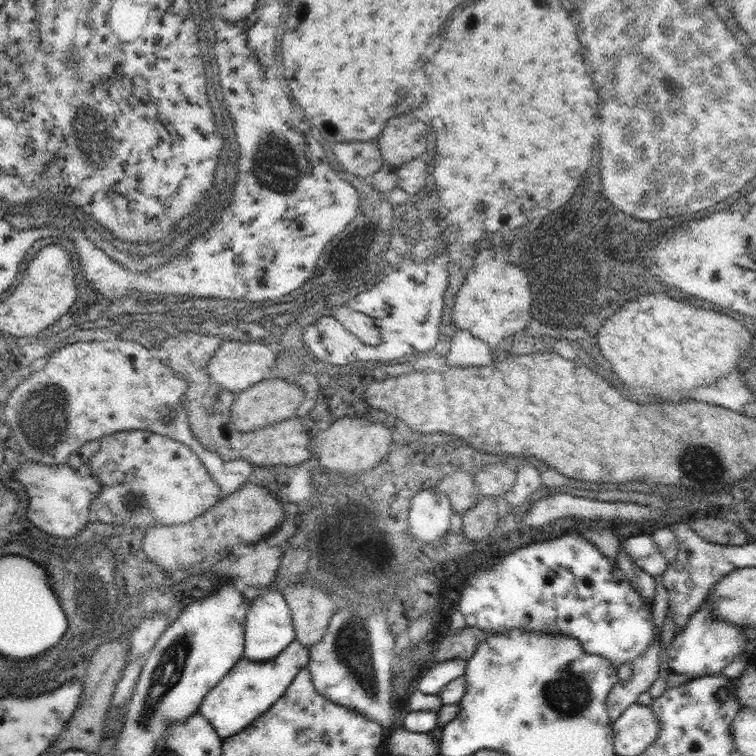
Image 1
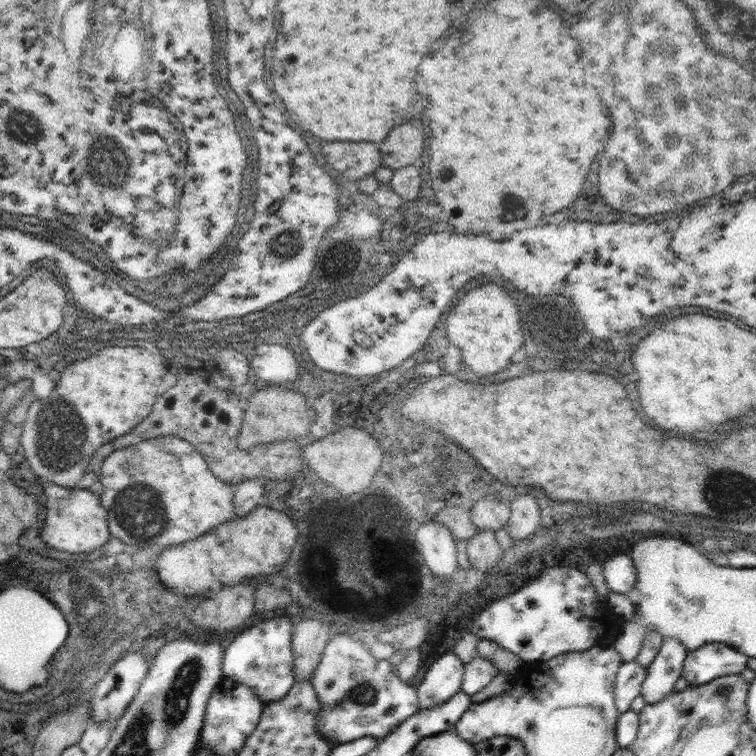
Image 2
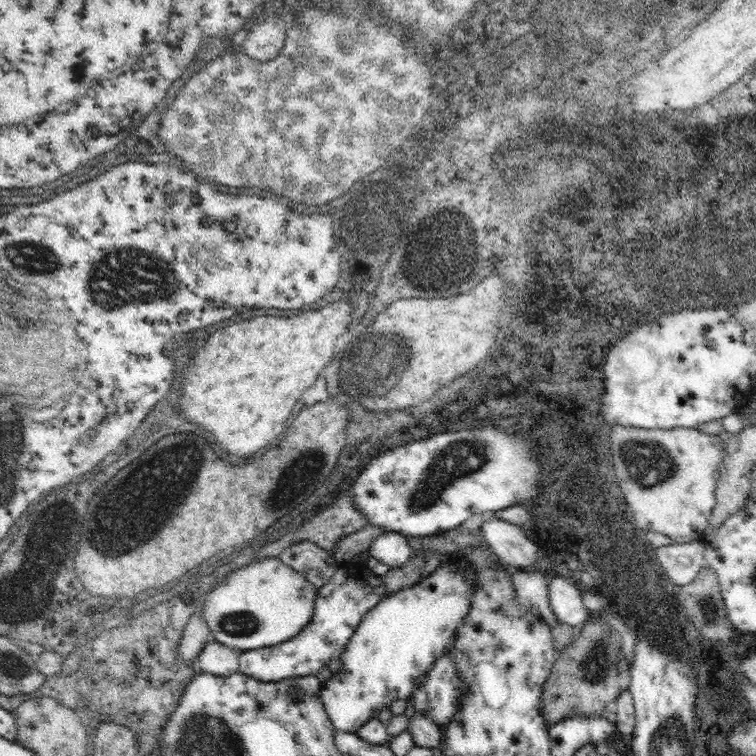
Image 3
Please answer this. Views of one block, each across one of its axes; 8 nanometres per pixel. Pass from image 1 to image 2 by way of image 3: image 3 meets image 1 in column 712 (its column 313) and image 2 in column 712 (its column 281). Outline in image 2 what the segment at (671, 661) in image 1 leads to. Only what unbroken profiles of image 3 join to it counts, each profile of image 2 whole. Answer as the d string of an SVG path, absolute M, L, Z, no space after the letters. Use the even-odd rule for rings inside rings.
M705 644L703 648L687 652L681 678L691 686L703 686L721 676L741 674L747 668L747 660L727 644Z

